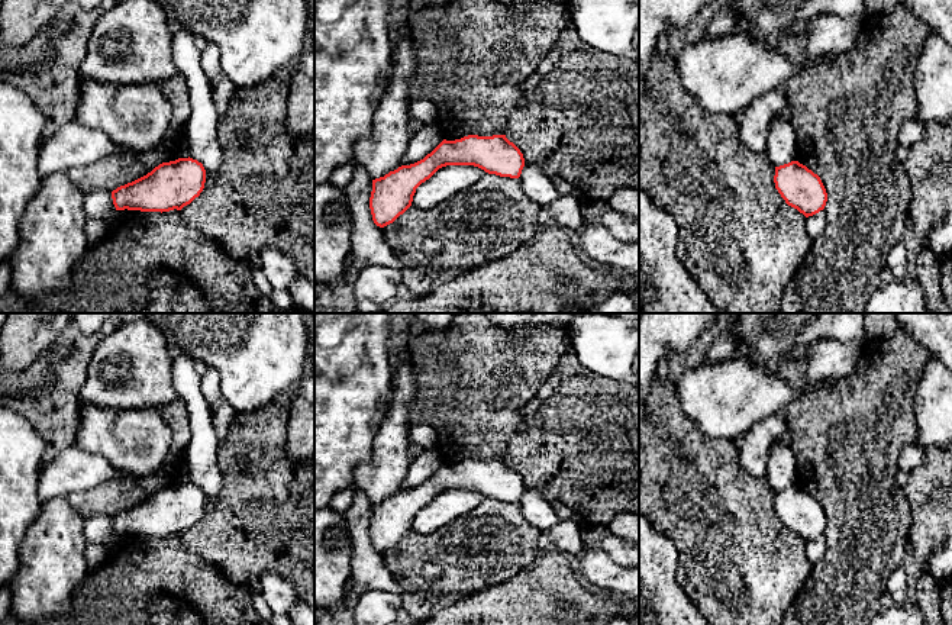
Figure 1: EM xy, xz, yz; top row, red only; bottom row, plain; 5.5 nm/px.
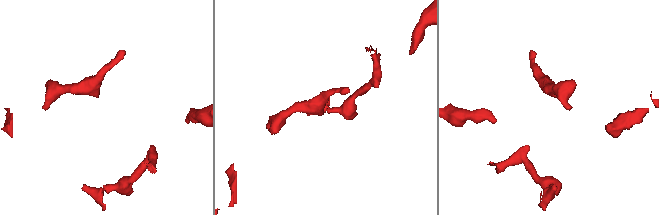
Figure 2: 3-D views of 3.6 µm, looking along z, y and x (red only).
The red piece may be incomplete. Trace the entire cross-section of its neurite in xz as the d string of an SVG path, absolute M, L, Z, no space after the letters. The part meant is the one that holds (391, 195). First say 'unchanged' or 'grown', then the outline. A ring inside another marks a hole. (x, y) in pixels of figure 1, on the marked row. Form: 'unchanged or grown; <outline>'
unchanged; M506 135L443 139L423 160L372 180L369 209L374 223L380 228L393 223L412 206L416 189L446 165L474 165L488 174L519 178L525 158Z

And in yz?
unchanged; M798 161L775 167L774 183L785 203L806 218L826 206L827 193L820 177Z

